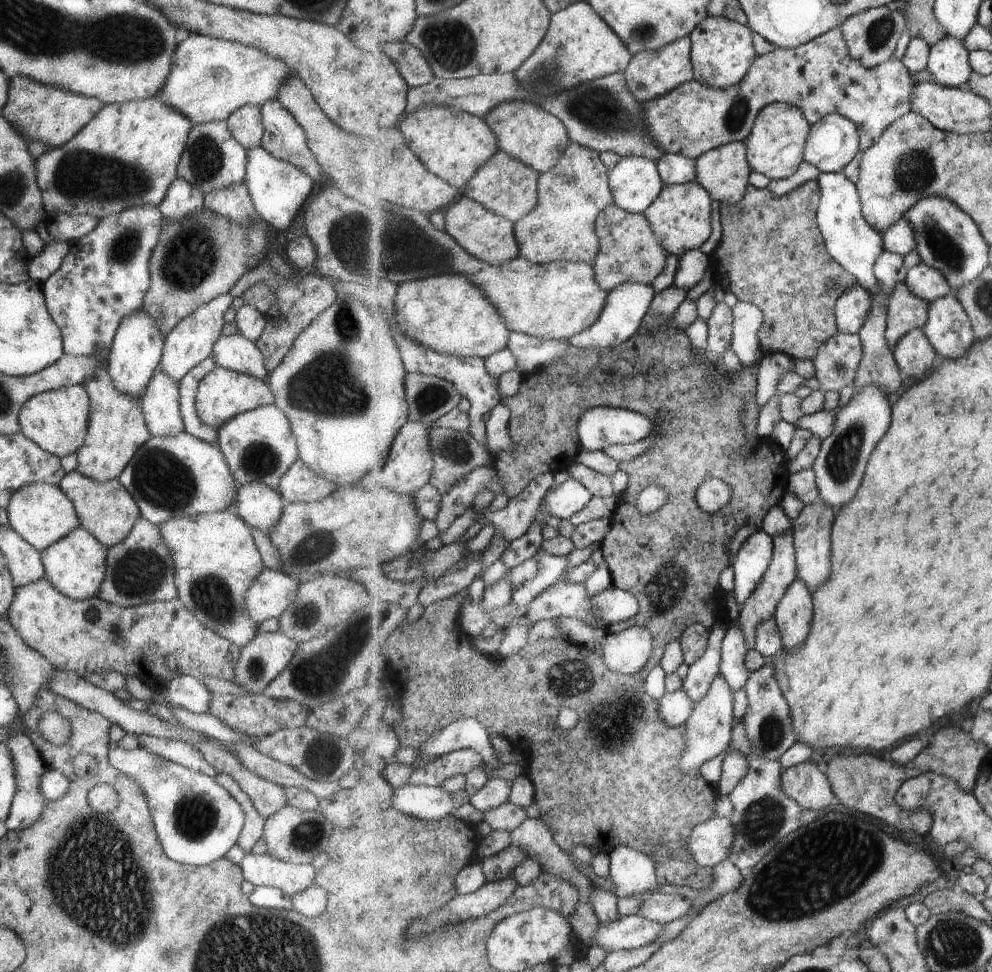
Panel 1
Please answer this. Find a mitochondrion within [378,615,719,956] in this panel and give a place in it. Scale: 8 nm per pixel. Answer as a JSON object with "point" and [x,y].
{"point":[611,725]}

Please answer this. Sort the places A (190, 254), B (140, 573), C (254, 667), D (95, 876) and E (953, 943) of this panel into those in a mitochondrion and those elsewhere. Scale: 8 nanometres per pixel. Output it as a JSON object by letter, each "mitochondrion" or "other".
{"A":"mitochondrion","B":"mitochondrion","C":"mitochondrion","D":"mitochondrion","E":"mitochondrion"}

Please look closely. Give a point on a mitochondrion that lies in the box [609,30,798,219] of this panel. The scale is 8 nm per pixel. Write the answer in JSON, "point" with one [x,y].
{"point":[737,112]}

